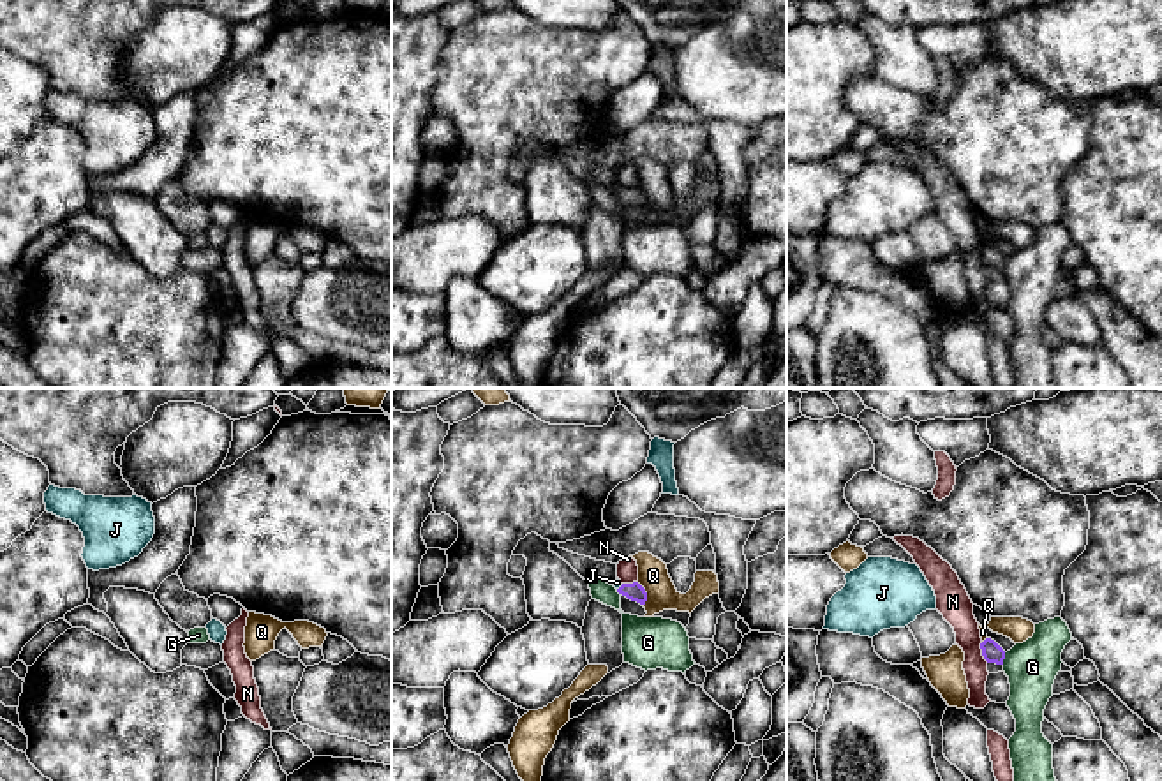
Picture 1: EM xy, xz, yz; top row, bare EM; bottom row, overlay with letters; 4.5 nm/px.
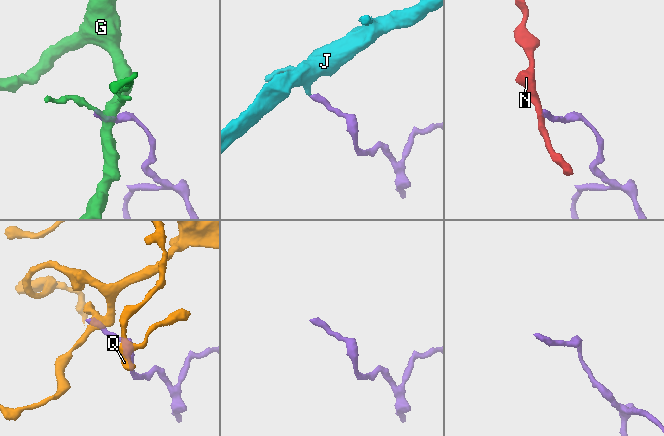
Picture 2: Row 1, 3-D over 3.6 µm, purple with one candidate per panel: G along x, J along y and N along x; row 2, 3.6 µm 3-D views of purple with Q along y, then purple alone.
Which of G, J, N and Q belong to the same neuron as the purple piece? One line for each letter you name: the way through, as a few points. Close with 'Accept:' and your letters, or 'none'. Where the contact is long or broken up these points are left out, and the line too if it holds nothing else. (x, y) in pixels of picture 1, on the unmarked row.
J: runs through xz (633, 196), (619, 193), (618, 187)
Accept: J

